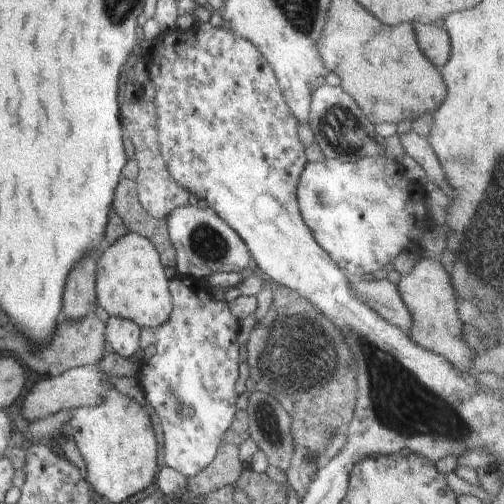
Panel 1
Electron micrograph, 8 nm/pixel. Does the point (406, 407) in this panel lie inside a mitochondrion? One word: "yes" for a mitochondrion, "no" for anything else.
yes

